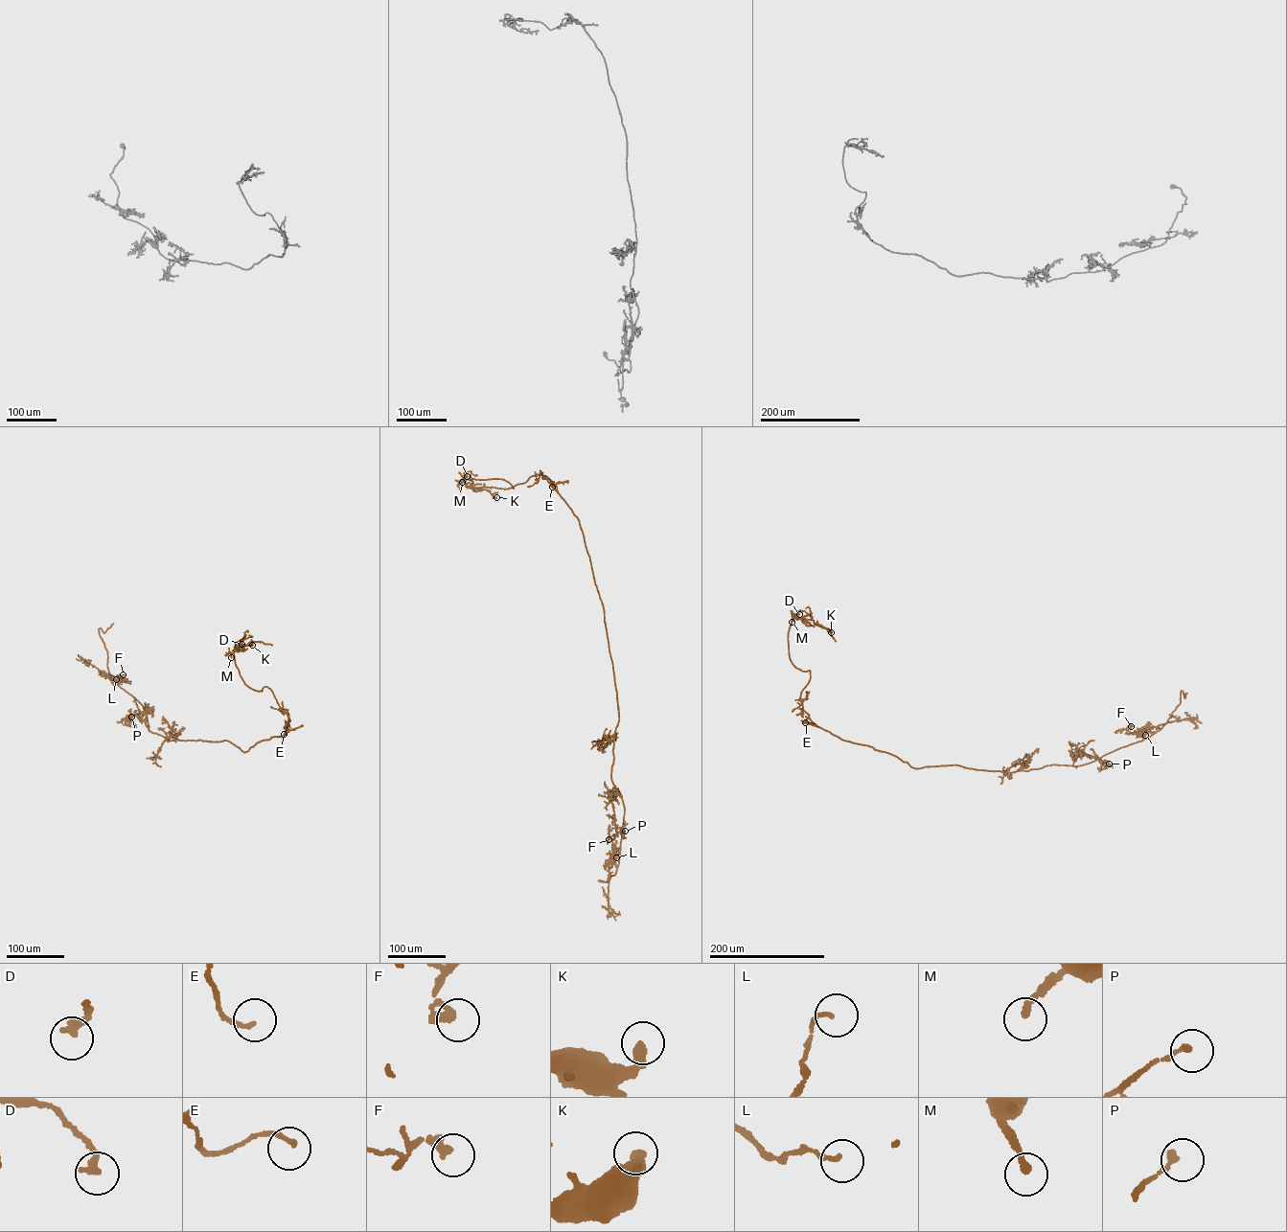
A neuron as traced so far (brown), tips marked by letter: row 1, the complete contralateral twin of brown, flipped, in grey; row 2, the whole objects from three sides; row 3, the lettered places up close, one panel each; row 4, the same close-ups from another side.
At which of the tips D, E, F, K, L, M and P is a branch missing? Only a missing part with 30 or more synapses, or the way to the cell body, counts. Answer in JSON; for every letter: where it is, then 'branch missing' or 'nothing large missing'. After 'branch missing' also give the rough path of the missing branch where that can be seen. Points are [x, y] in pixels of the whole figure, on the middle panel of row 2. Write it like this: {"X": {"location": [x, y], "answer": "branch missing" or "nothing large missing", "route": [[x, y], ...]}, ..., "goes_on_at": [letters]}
{"D": {"location": [467, 476], "answer": "nothing large missing"}, "E": {"location": [552, 487], "answer": "nothing large missing"}, "F": {"location": [609, 839], "answer": "nothing large missing"}, "K": {"location": [496, 497], "answer": "nothing large missing"}, "L": {"location": [616, 857], "answer": "nothing large missing"}, "M": {"location": [462, 482], "answer": "nothing large missing"}, "P": {"location": [625, 831], "answer": "nothing large missing"}, "goes_on_at": []}

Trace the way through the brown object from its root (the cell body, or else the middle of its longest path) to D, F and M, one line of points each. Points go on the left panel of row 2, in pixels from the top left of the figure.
D: (238, 747), (245, 752), (285, 736), (290, 720), (271, 690), (244, 683), (233, 654), (241, 644)
F: (238, 747), (225, 740), (170, 741), (149, 731), (142, 705), (117, 684), (113, 684), (123, 680), (123, 674)
M: (238, 747), (245, 752), (285, 736), (290, 720), (271, 690), (245, 684), (231, 657)

